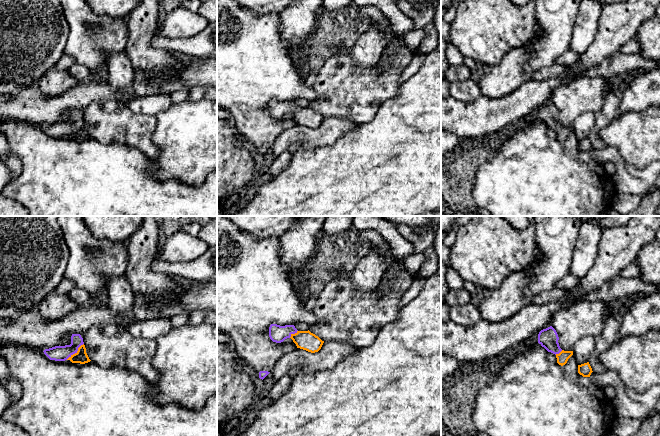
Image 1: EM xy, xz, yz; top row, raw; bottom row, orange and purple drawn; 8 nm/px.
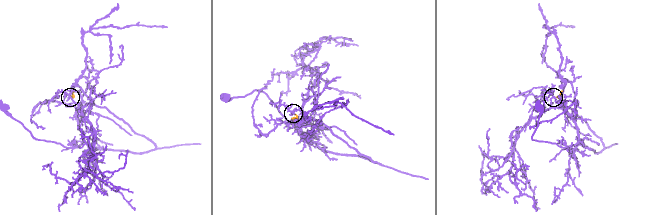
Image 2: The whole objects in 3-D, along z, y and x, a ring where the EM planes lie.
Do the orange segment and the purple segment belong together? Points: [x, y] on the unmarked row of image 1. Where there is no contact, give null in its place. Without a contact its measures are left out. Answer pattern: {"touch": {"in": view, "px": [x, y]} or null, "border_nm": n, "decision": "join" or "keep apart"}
{"touch": {"in": "xy", "px": [75, 129]}, "border_nm": 190, "decision": "join"}

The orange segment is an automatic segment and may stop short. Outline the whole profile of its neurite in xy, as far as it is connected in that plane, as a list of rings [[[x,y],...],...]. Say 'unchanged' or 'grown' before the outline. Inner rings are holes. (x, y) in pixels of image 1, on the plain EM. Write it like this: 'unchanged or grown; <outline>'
grown; [[[72,110],[71,120],[65,122],[55,122],[45,125],[44,130],[50,135],[55,137],[70,136],[72,139],[85,140],[90,138],[83,114],[80,110]]]

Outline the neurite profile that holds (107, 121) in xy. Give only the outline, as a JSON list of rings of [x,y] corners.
[[[115,100],[92,102],[83,112],[89,135],[103,144],[121,143],[135,148],[154,159],[160,149],[152,142],[157,120],[154,116],[140,115]]]

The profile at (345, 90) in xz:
[[[403,42],[392,57],[392,65],[382,70],[380,61],[372,68],[365,68],[353,61],[350,51],[336,53],[318,71],[313,86],[318,98],[309,102],[309,107],[324,118],[336,117],[357,124],[371,122],[378,108],[399,93],[401,86],[399,78],[403,70],[411,63],[414,54],[415,52]]]

